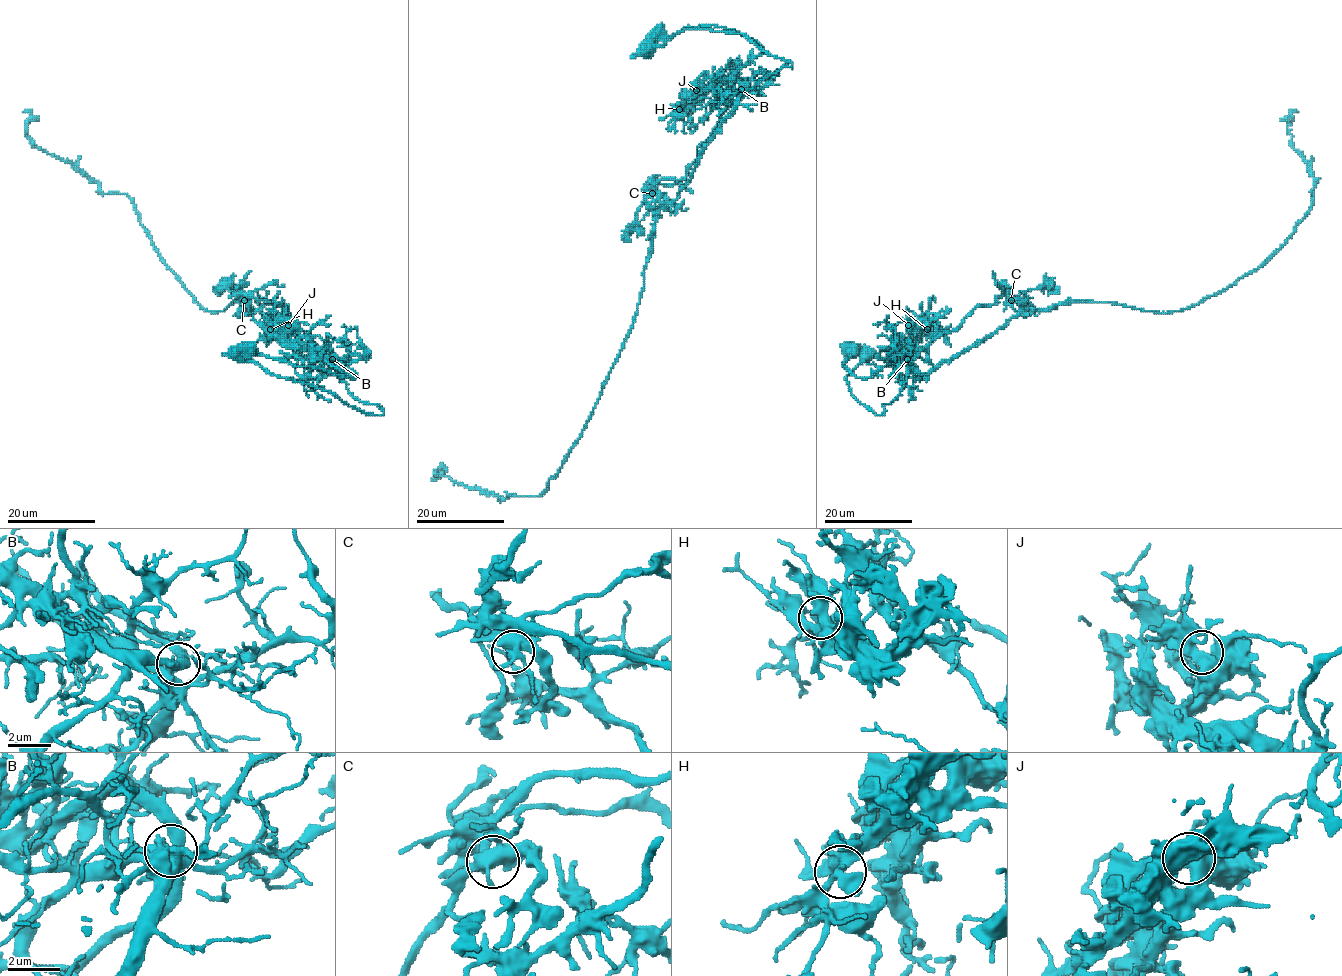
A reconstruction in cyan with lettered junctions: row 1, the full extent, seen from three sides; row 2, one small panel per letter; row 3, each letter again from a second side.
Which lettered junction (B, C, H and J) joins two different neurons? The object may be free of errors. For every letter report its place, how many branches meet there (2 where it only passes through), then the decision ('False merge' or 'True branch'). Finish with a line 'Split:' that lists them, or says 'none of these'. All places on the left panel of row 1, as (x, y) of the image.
B: Place: (332, 359). Branches: 3. False merge
C: Place: (244, 300). Branches: 3. True branch
H: Place: (270, 329). Branches: 4. True branch
J: Place: (288, 325). Branches: 3. True branch
Split: B

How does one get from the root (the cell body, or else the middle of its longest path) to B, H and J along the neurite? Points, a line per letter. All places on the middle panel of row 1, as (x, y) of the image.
B: (648, 48), (653, 40), (665, 40), (687, 27), (717, 25), (737, 31), (763, 49), (734, 75), (741, 89)
H: (648, 48), (653, 40), (687, 27), (717, 25), (742, 33), (763, 49), (717, 88), (697, 89), (679, 109)
J: (648, 48), (653, 40), (687, 27), (717, 25), (742, 33), (763, 49), (717, 88), (693, 94), (696, 90)

